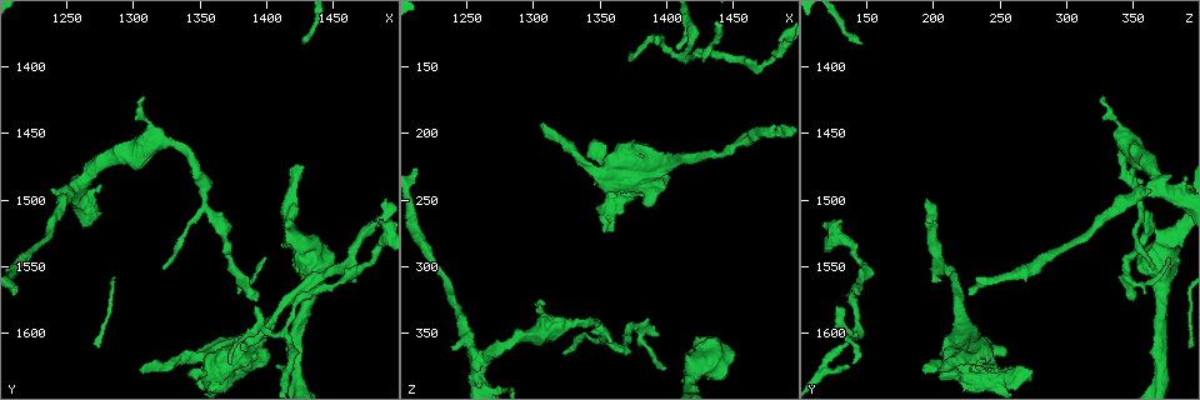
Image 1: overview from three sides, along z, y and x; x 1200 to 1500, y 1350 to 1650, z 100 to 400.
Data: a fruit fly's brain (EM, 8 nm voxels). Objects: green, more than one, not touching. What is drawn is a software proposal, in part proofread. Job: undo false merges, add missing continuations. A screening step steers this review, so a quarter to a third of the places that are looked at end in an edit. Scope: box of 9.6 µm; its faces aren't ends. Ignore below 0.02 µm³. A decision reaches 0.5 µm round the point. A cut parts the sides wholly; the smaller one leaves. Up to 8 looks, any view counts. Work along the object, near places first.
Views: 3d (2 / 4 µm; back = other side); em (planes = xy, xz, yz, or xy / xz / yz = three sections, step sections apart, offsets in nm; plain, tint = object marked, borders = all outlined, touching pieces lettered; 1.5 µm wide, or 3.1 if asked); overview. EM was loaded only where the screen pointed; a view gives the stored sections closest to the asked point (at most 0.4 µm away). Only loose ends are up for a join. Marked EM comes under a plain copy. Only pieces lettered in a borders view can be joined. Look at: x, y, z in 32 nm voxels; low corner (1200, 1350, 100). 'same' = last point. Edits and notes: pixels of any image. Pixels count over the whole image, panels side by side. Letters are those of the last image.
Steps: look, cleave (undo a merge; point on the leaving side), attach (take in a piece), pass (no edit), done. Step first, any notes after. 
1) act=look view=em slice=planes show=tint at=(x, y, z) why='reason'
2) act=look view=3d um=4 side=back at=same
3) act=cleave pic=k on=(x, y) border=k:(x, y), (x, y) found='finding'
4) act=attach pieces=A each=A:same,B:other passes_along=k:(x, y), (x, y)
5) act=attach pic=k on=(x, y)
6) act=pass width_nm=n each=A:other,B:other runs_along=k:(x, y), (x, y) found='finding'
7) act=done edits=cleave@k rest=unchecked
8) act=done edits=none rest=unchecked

act=look view=3d um=4 at=(1308, 1630, 192) why='an open end'

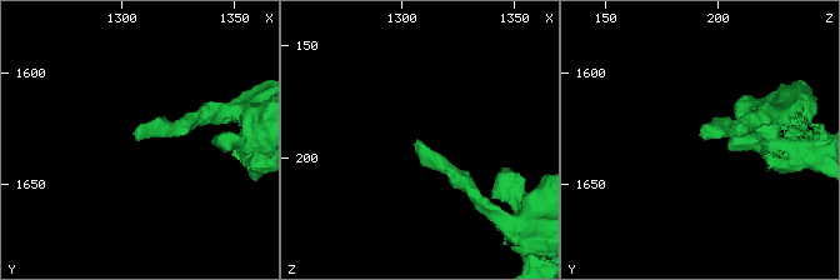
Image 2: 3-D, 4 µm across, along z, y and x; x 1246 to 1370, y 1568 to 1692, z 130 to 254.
act=look view=em slice=planes show=borders at=(1307, 1630, 195)

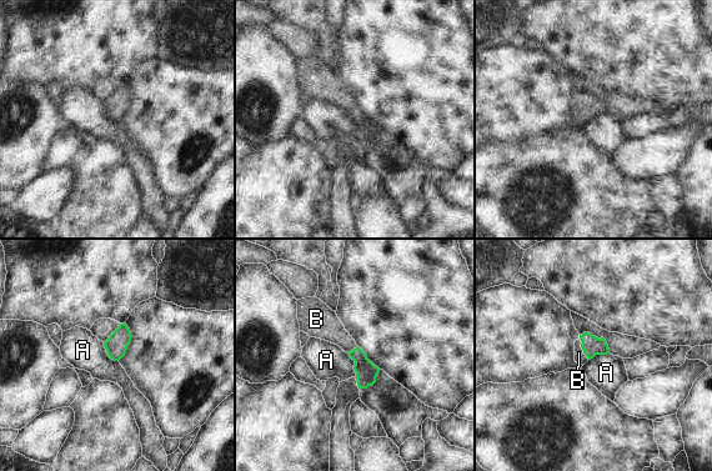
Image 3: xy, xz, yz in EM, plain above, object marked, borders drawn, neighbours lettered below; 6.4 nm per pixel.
act=attach pieces=B width_nm=130 each=A:other,B:same passes_along=3:(591, 345), (582, 349), (580, 357) found='it goes on there'

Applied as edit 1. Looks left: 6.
act=look view=em slice=xy step=4 show=tint at=(1370, 1622, 140) why='branch stops here'

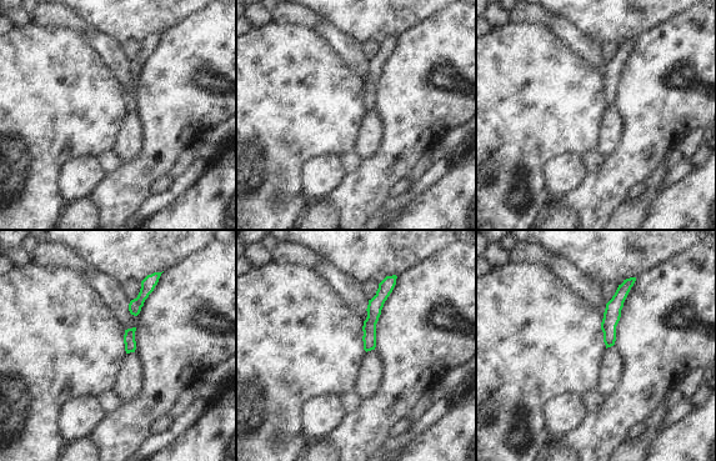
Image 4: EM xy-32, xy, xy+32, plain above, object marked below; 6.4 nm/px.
act=look view=em slice=planes show=borders at=same why='cut it another way'

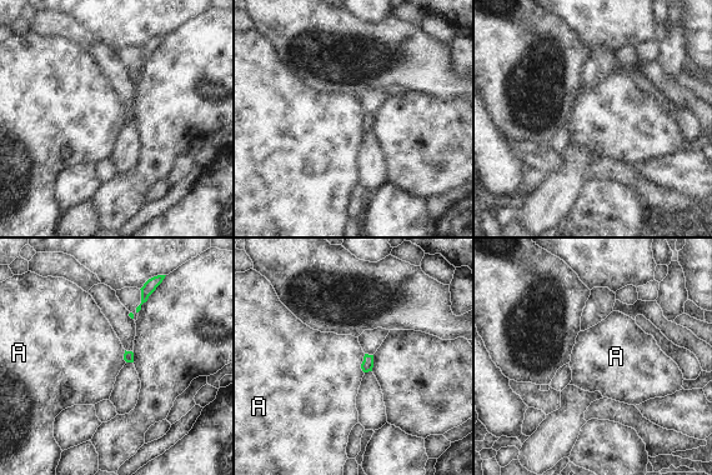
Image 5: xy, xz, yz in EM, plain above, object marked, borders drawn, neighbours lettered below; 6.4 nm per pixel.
act=pass longest_contact=A:130nm each=A:other border=5:(365, 354), (361, 361), (364, 373) found='none of them fits'

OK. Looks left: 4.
act=done edits=attach@3 rest=unchecked

